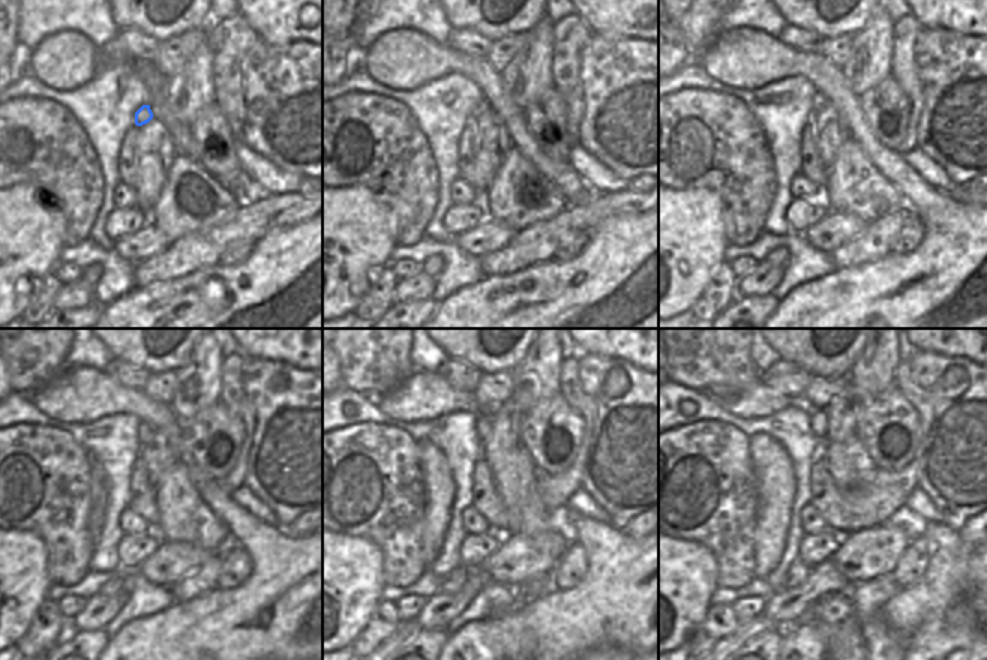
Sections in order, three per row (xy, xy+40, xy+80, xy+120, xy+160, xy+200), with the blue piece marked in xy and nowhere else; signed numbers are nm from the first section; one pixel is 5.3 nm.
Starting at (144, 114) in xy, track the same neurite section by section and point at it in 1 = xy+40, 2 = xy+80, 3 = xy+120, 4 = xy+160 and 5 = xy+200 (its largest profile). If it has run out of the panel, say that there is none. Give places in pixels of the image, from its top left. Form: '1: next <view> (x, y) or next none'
1: next xy+40 (483, 107)
2: next xy+80 (819, 102)
3: next xy+120 (146, 432)
4: next xy+160 (483, 420)
5: next xy+200 (818, 419)

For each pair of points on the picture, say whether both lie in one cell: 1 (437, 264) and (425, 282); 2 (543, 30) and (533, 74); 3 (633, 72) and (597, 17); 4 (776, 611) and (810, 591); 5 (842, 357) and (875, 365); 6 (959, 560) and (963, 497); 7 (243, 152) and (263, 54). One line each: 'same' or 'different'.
1: different
2: same
3: different
4: same
5: different
6: different
7: different

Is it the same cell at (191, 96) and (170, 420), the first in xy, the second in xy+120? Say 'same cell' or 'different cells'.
different cells

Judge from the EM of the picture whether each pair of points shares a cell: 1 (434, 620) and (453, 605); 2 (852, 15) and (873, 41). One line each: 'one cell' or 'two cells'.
1: one cell
2: two cells

